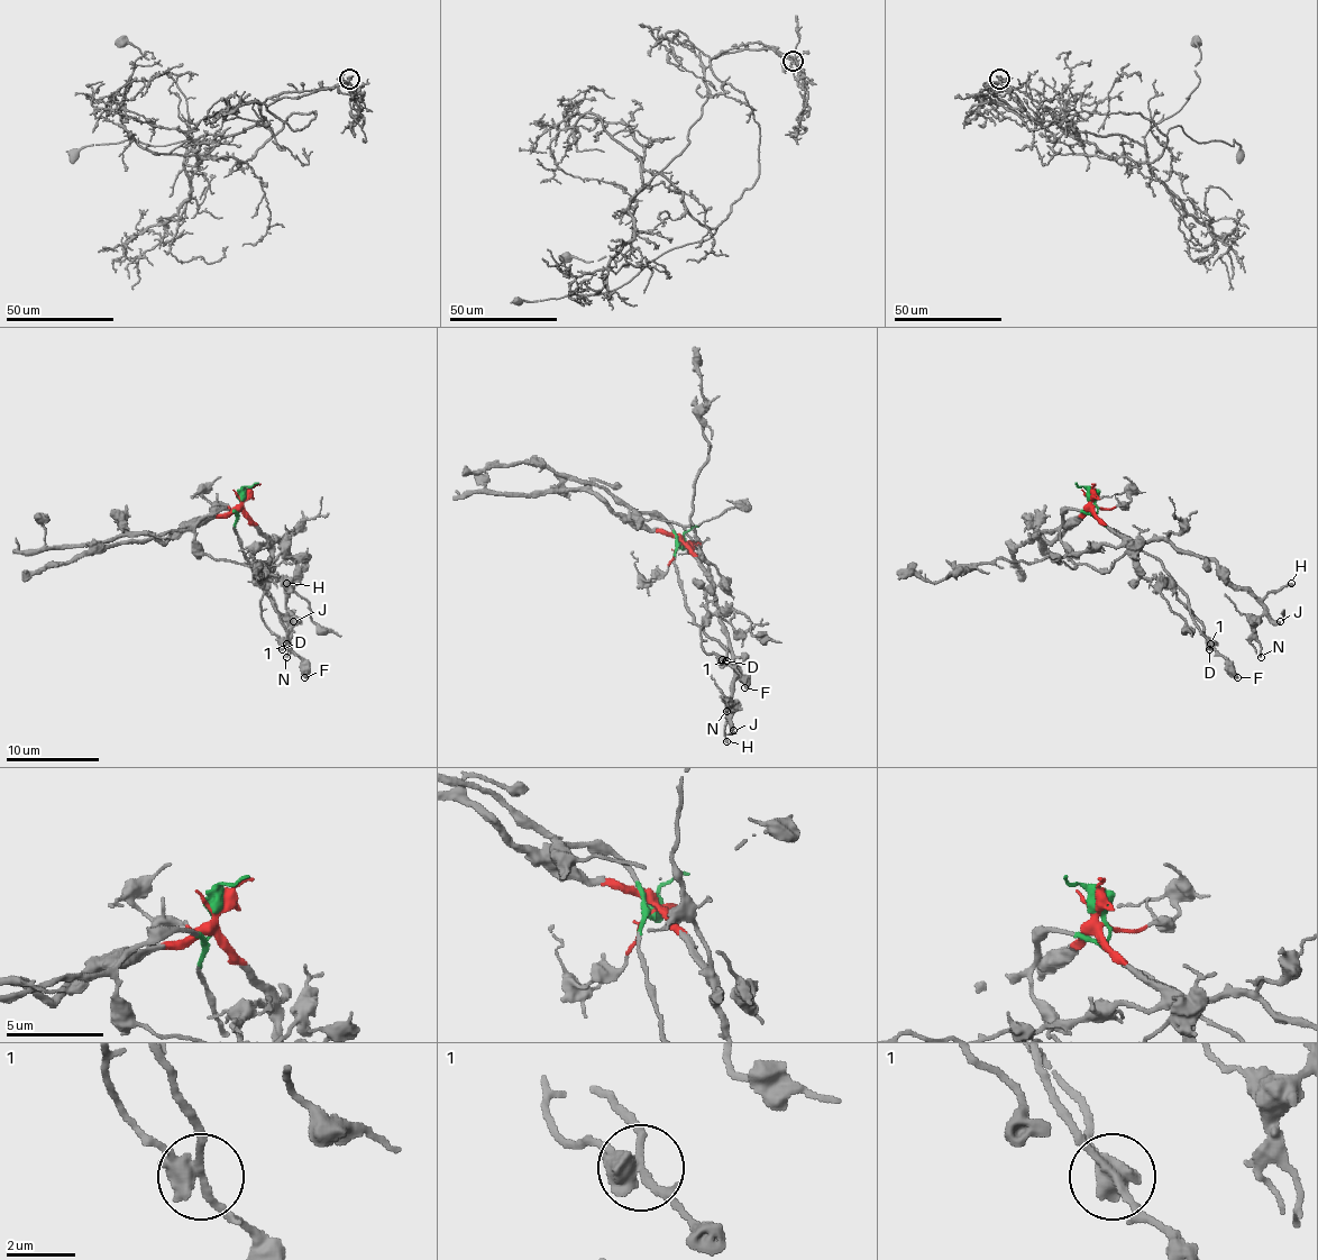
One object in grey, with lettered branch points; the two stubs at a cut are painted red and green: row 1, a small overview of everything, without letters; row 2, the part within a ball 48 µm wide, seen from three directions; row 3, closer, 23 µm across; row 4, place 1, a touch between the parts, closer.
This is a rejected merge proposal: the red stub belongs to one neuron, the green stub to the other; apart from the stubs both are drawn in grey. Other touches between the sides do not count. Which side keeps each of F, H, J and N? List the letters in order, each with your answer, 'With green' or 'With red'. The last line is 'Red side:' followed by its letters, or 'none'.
F: With green
H: With red
J: With red
N: With red
Red side: H, J, N

